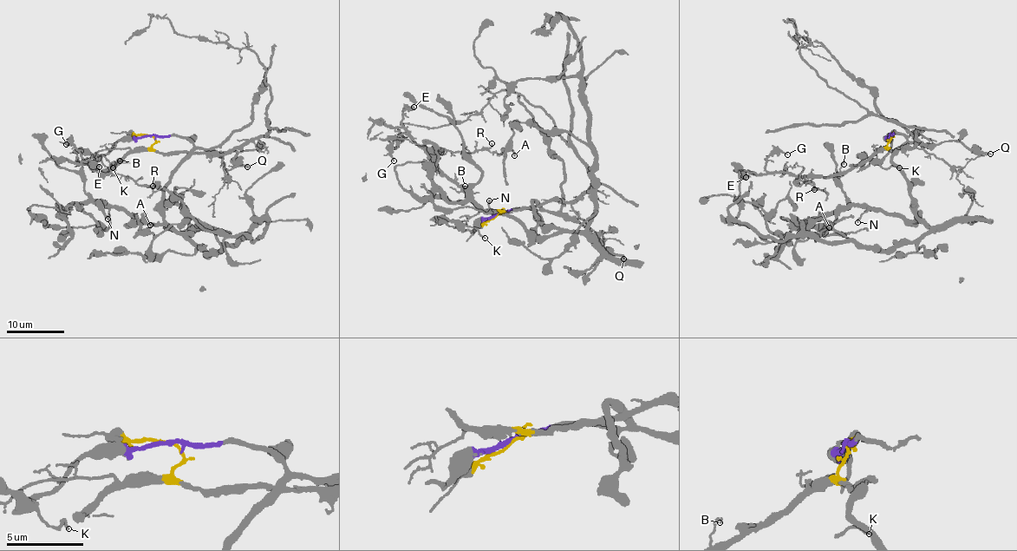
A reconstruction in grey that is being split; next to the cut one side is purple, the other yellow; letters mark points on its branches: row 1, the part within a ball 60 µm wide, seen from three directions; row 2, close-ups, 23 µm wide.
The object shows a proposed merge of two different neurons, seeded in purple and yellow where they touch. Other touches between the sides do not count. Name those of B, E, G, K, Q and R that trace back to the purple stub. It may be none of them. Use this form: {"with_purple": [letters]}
{"with_purple": ["K", "Q"]}

